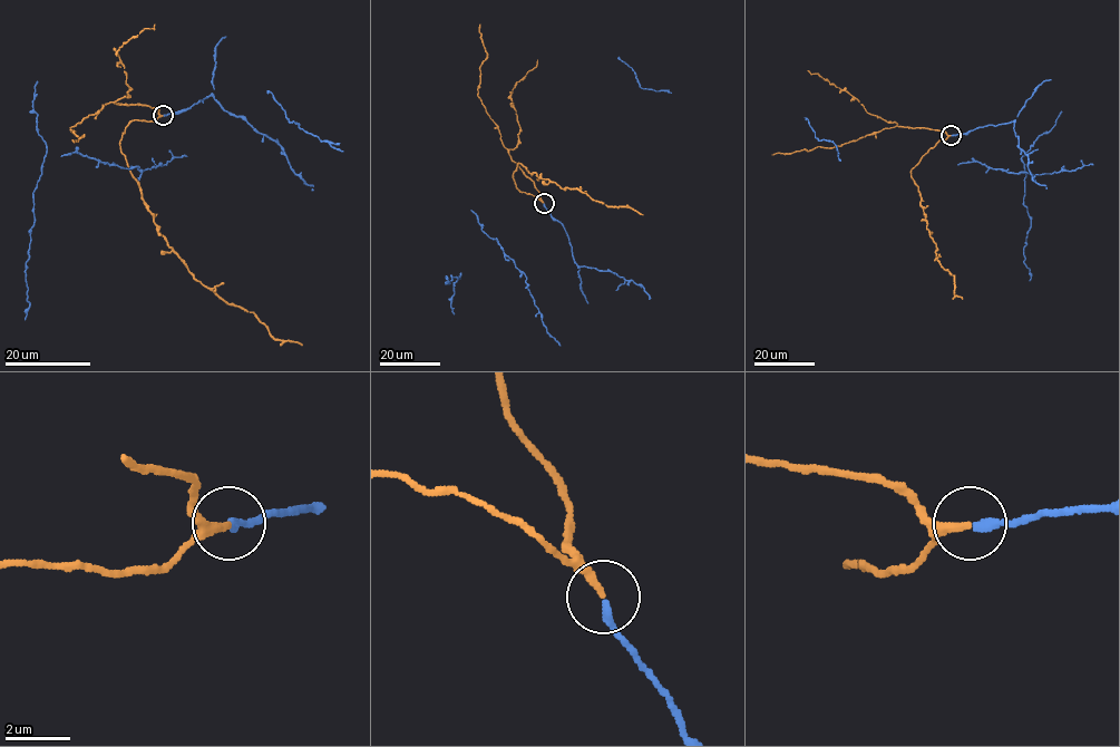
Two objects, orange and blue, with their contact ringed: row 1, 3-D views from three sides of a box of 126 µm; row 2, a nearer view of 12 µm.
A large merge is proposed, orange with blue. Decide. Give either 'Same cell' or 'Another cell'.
Same cell

